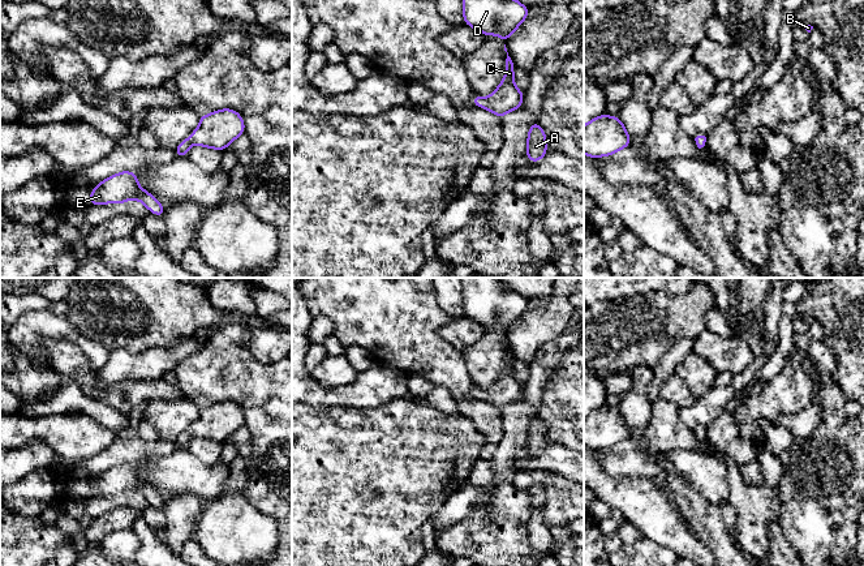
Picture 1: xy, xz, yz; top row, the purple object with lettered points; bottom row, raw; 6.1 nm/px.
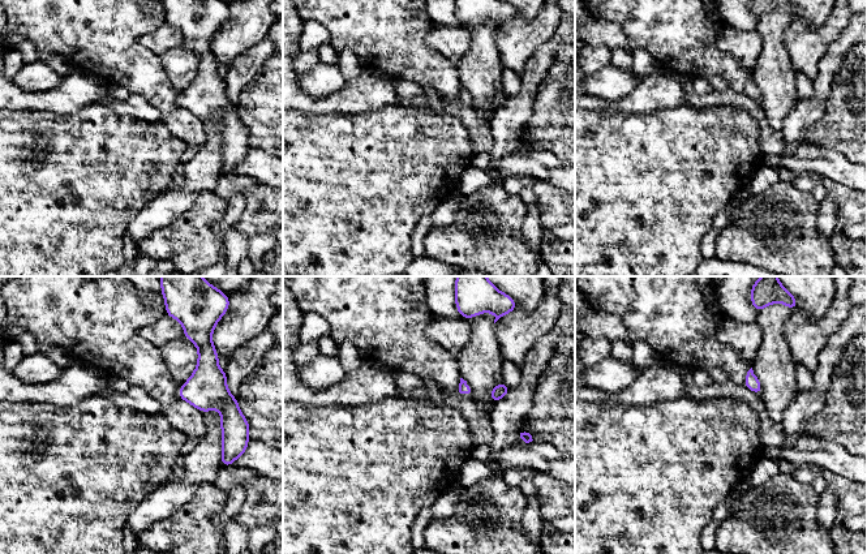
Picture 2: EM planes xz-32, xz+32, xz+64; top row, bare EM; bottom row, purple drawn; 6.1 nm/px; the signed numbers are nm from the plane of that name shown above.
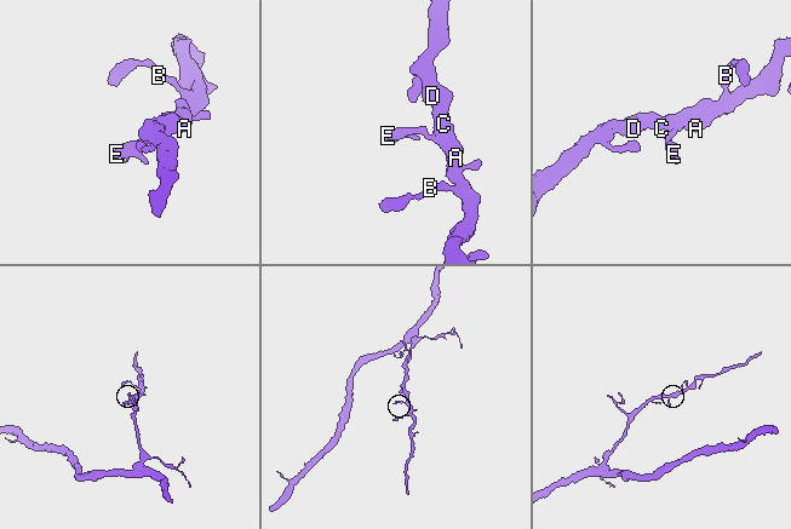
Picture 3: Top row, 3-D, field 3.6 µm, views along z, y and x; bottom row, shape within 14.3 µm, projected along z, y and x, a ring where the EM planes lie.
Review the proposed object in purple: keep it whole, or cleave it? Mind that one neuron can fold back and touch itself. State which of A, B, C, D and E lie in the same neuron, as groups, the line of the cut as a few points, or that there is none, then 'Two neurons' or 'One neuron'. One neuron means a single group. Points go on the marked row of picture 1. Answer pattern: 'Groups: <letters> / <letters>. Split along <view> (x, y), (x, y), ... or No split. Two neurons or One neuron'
Groups: A B C D E. No split. One neuron

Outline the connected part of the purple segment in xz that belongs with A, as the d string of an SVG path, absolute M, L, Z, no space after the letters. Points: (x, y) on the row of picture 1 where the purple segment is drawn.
M538 121L532 123L526 140L526 158L532 163L537 163L547 154L547 151L545 130L540 127Z

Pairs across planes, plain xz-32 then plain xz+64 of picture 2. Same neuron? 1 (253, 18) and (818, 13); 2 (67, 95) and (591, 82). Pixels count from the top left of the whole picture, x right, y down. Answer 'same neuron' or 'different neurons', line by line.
1: different neurons
2: different neurons

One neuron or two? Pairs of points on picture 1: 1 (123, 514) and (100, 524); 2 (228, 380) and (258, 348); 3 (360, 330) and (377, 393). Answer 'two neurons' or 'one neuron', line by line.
1: one neuron
2: two neurons
3: two neurons

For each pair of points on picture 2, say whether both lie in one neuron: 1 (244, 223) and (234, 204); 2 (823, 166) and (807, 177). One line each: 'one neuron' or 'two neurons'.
1: two neurons
2: two neurons

